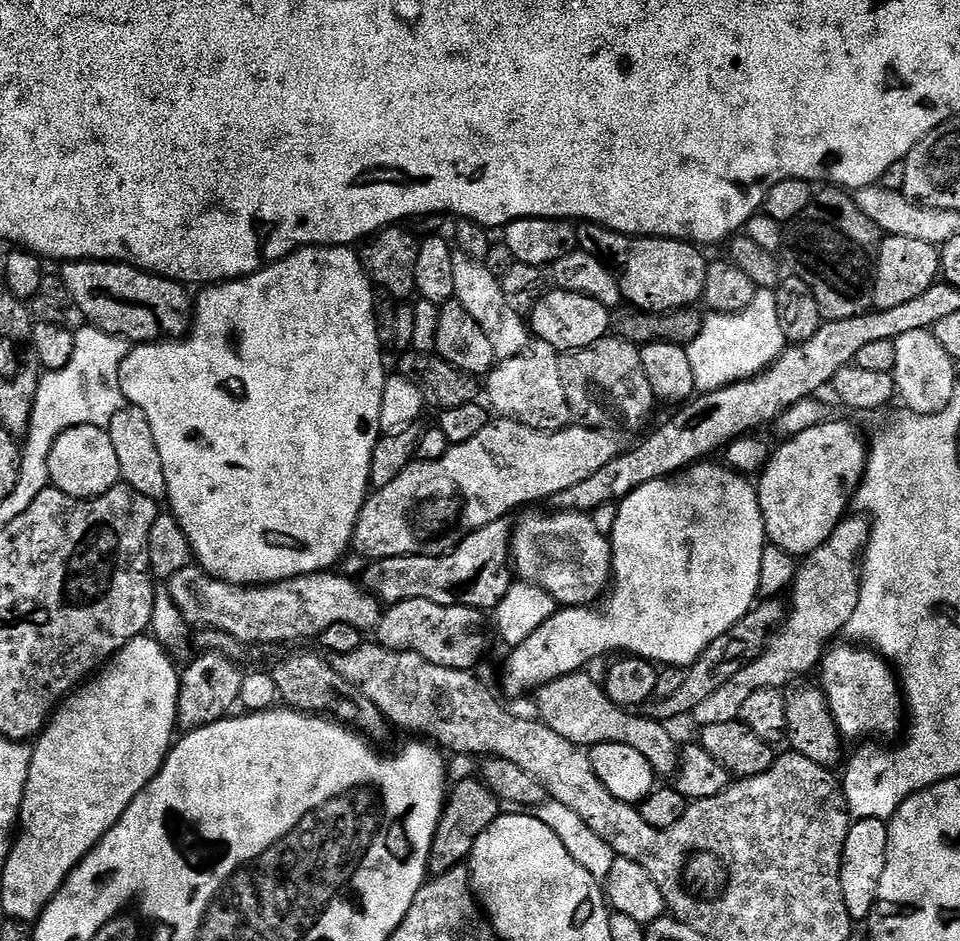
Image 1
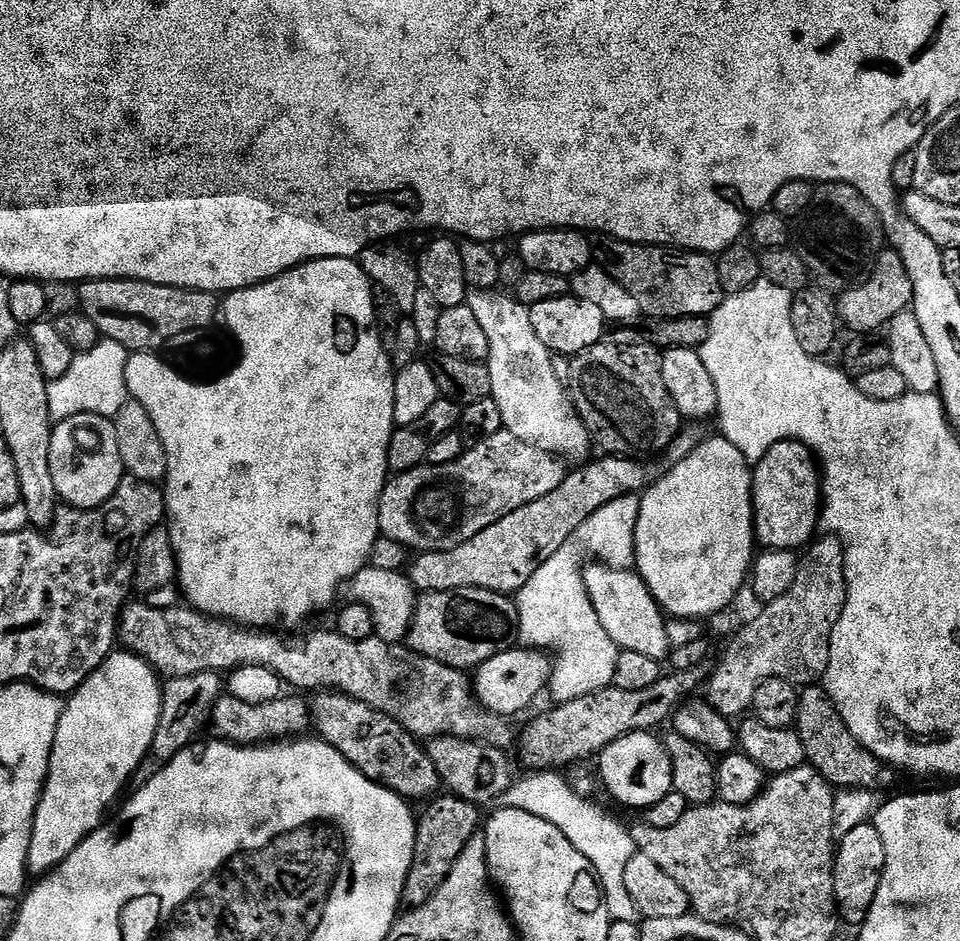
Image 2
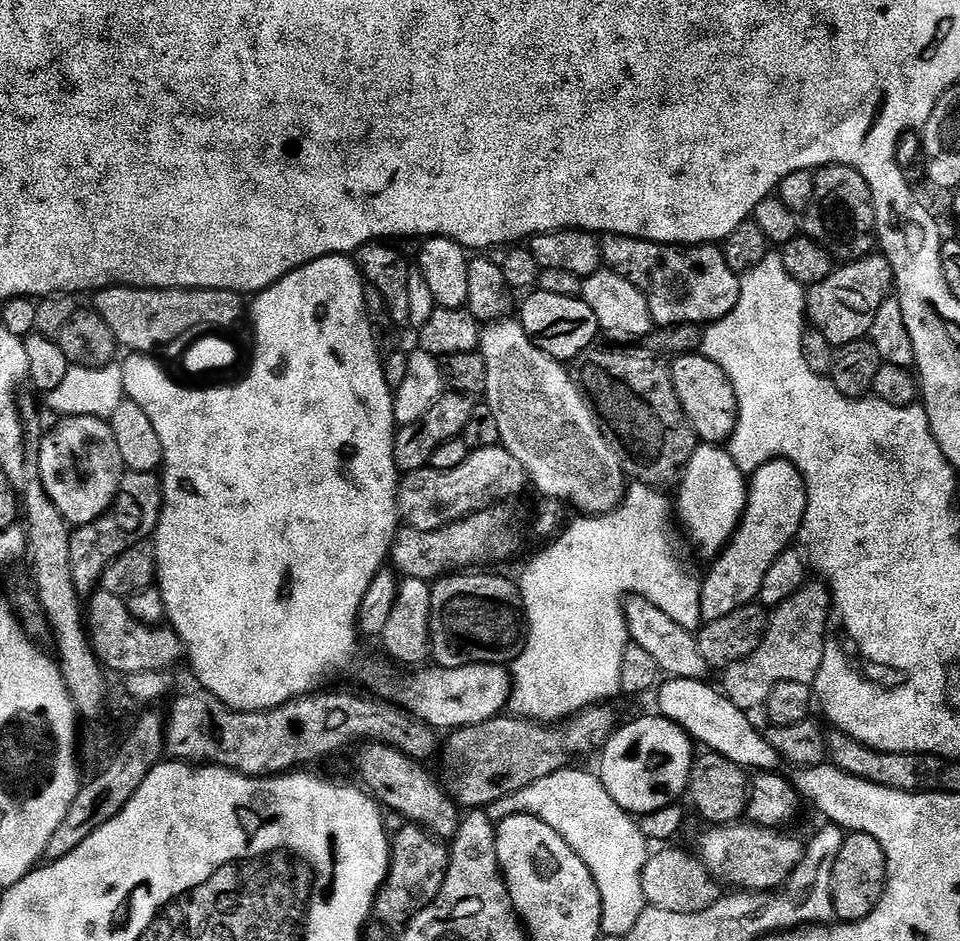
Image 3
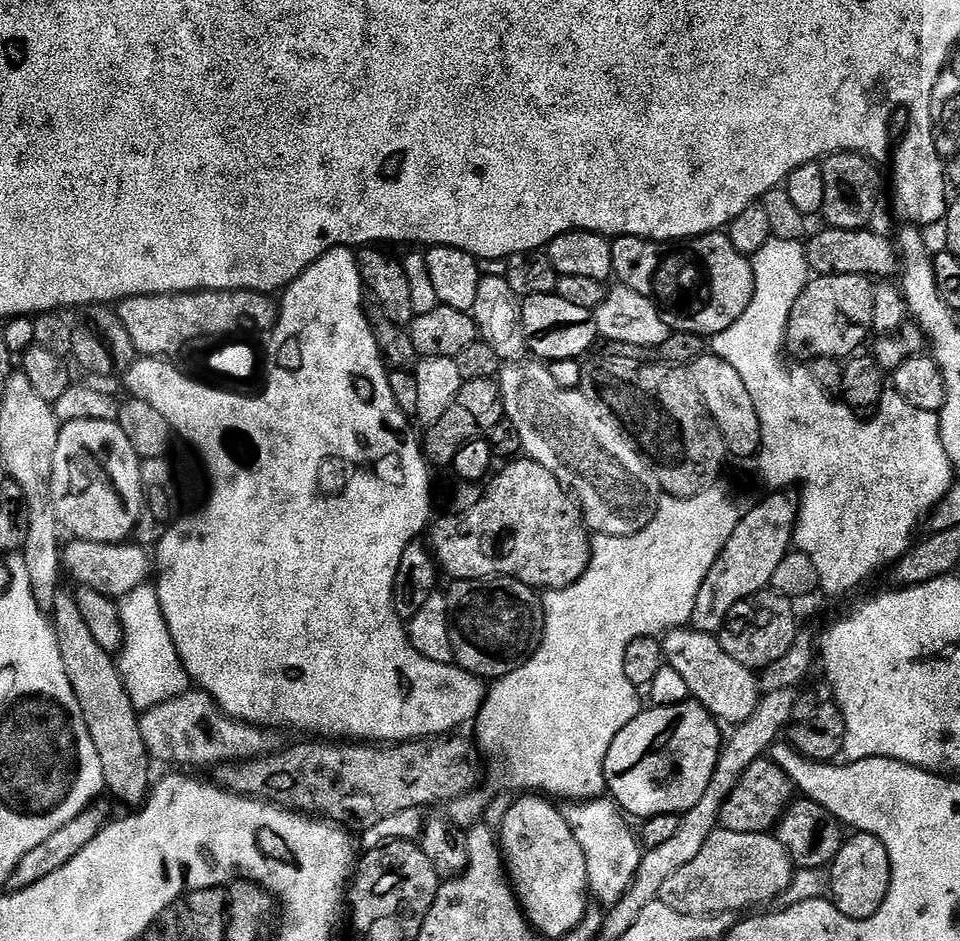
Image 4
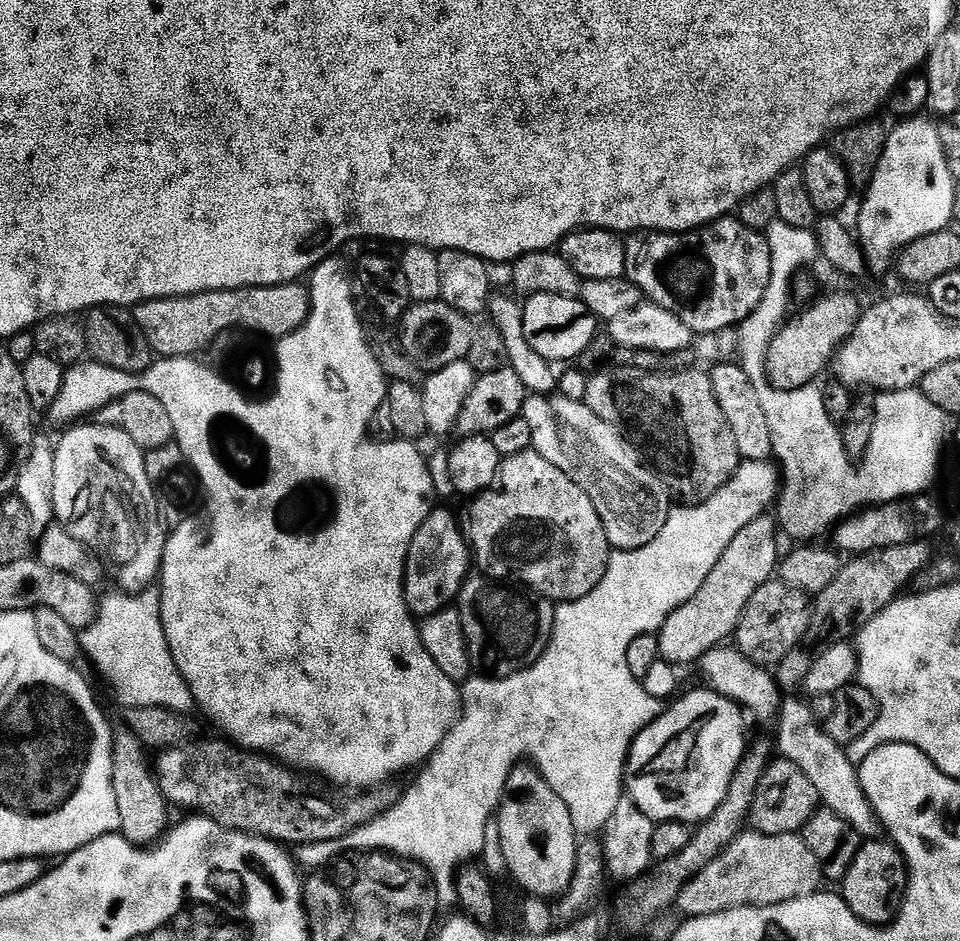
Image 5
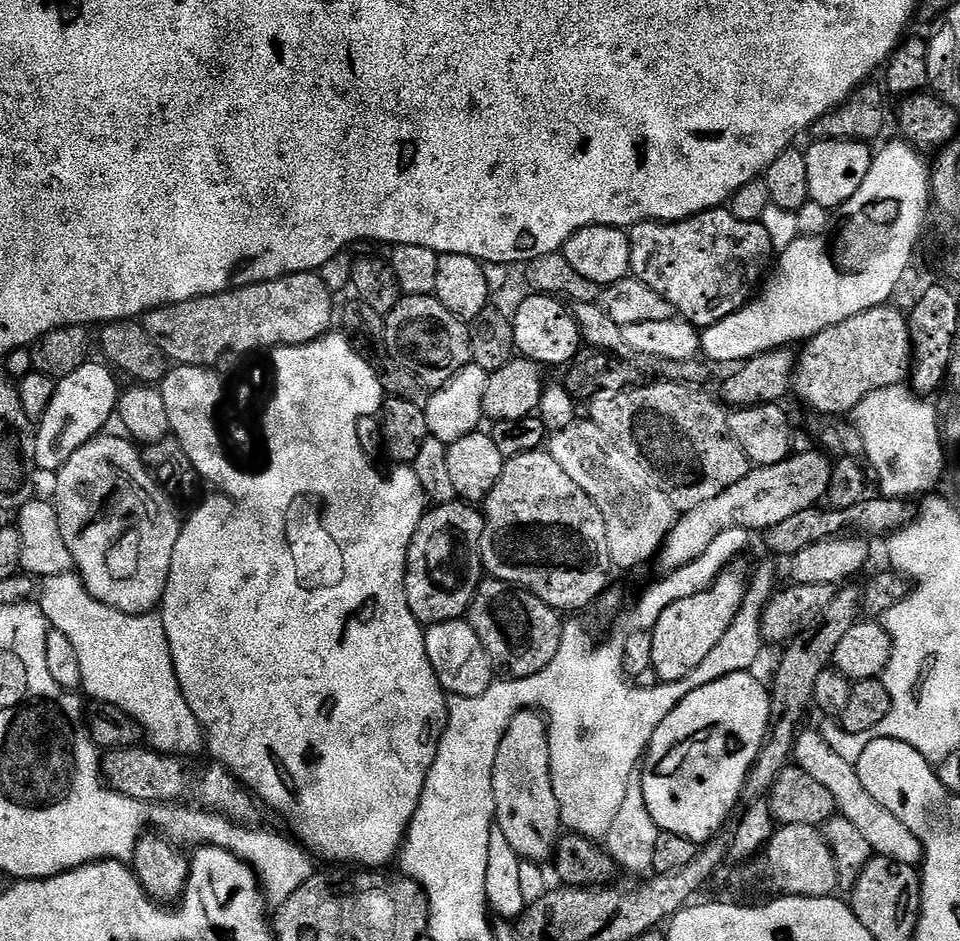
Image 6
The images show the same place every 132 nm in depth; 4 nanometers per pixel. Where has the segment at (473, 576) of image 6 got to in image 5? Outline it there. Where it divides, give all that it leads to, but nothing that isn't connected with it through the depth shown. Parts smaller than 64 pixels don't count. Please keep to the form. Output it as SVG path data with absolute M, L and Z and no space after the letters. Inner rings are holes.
M437 507L414 534L408 561L404 563L404 597L412 615L417 618L433 616L449 607L459 597L465 580L469 579L468 563L473 560L461 521L459 524L454 513Z

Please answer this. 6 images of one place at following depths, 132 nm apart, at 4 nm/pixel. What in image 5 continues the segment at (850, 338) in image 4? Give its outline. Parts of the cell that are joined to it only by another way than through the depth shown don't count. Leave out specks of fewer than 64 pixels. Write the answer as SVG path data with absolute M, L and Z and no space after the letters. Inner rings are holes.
M832 292L793 315L772 337L764 359L768 383L778 390L798 390L809 387L831 365L836 351L848 341L860 320L862 304L848 292Z

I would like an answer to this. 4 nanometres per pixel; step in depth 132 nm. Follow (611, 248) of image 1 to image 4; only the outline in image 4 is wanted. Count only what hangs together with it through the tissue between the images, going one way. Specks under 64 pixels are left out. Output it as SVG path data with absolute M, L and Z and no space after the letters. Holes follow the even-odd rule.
M723 231L683 242L618 236L612 240L612 257L615 279L667 313L669 329L677 332L693 332L705 338L717 336L746 314L746 306L754 298L756 275L752 261L736 249Z

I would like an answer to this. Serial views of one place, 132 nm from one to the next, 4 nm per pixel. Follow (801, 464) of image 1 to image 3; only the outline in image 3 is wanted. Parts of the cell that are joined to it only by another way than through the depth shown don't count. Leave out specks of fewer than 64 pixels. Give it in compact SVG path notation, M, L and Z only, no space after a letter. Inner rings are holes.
M765 460L750 476L750 487L743 517L726 547L715 557L708 577L698 588L698 616L701 621L726 618L759 597L762 582L784 552L793 547L792 539L804 524L810 488L804 473L789 460Z

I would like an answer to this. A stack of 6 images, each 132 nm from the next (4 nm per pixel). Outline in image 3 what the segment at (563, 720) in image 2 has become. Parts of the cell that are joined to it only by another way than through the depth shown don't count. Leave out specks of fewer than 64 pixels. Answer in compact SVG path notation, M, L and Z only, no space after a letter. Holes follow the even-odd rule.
M611 703L584 709L583 712L563 721L544 723L538 720L521 718L515 714L501 714L493 720L487 720L474 726L466 726L449 731L446 743L442 748L444 756L443 783L446 790L464 810L486 810L494 802L514 794L518 790L526 790L526 786L543 785L544 779L555 777L556 773L569 767L575 756L584 756L587 752L595 753L603 749L604 744L618 727L616 712Z

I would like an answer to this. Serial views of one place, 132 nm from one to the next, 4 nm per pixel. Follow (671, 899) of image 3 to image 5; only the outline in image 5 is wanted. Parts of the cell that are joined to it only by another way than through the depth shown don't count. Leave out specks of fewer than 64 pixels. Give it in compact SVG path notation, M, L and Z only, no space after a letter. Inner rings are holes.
M745 830L706 870L702 870L682 890L682 894L676 899L675 907L681 908L685 917L709 916L735 908L765 908L781 904L794 898L806 898L812 896L822 888L822 865L814 854L810 854L810 846L806 846L803 835L791 832L790 834L778 834L767 836L761 832Z

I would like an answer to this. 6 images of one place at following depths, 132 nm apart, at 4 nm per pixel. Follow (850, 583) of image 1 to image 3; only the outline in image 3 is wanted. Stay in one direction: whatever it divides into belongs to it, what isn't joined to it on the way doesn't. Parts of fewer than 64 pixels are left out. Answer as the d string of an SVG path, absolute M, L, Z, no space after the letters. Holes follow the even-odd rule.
M805 583L795 594L775 605L768 622L768 633L754 654L745 660L729 663L723 669L722 691L730 698L730 702L734 702L734 706L745 710L763 709L775 688L796 686L792 684L811 685L815 681L822 666L824 643L828 641L834 613L832 594L827 583L812 583Z

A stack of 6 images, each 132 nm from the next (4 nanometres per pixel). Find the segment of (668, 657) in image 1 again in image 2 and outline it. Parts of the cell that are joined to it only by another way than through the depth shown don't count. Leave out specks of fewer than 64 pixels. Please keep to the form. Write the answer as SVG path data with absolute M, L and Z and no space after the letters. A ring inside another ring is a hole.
M716 434L714 438L706 438L703 443L697 446L691 454L682 462L671 465L667 470L668 473L661 475L643 493L640 502L640 513L636 523L636 533L634 542L636 543L636 562L635 571L644 580L644 585L650 590L650 594L656 599L656 603L669 617L677 616L680 620L704 620L707 616L716 616L723 608L728 608L732 604L732 599L740 592L740 587L745 587L746 581L750 576L750 569L754 563L754 525L752 522L752 474L753 469L749 461L744 459L731 442L724 439L723 436ZM513 646L507 652L490 658L474 672L476 703L496 716L513 718L524 712L536 700L540 691L545 691L552 678L552 660L543 651Z

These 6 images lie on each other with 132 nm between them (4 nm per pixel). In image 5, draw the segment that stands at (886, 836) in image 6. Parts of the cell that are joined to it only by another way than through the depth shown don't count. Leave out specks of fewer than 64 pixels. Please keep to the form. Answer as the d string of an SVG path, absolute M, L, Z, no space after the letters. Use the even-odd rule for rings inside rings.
M807 703L789 706L788 713L781 718L780 725L774 731L774 744L783 759L798 766L798 770L802 770L802 774L814 782L821 805L845 820L857 836L876 838L881 835L881 822L872 809L872 803L860 789L857 765L850 762L847 751L836 744L834 738L830 738L830 734L816 722Z

